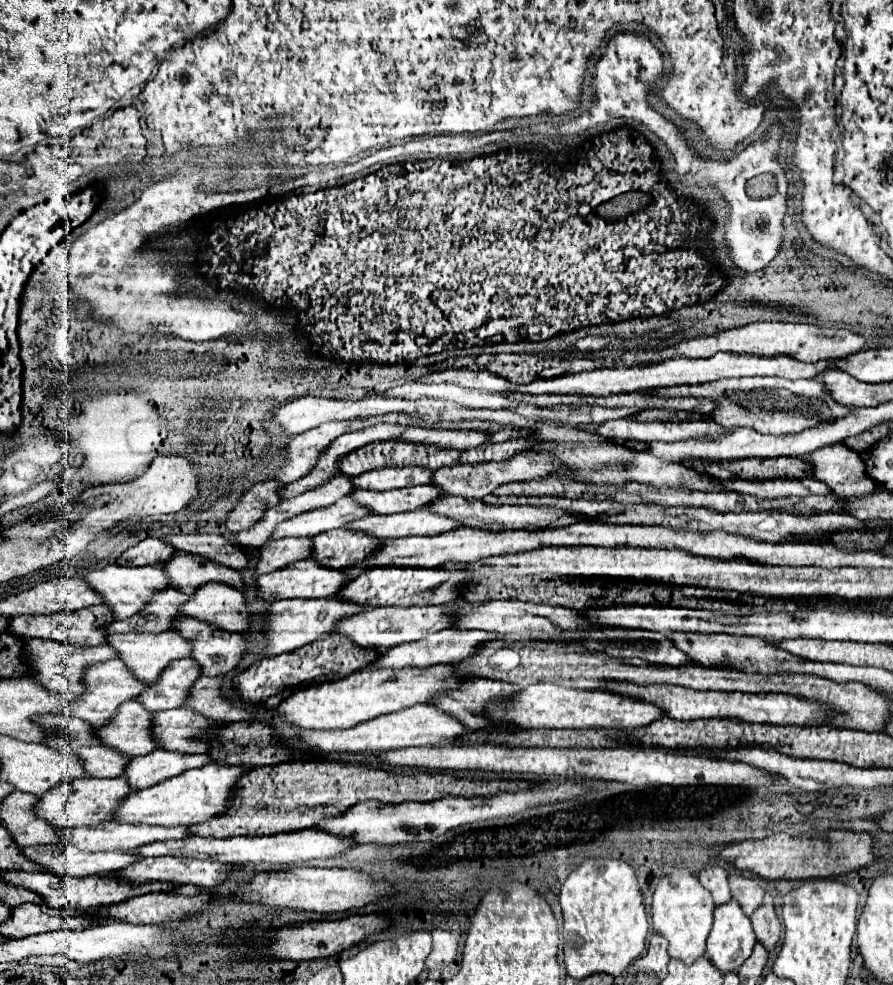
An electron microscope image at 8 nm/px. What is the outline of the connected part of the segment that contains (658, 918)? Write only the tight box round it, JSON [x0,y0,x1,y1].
[652,867,714,965]

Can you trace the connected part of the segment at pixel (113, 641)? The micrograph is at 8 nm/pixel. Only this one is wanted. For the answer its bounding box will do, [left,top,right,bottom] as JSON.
[106,629,190,683]

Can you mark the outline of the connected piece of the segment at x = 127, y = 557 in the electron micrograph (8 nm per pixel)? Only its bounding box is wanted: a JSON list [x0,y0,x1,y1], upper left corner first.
[116,539,178,565]

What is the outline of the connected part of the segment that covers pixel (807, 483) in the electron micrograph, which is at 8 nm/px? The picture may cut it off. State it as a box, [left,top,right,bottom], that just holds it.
[722,477,830,499]

